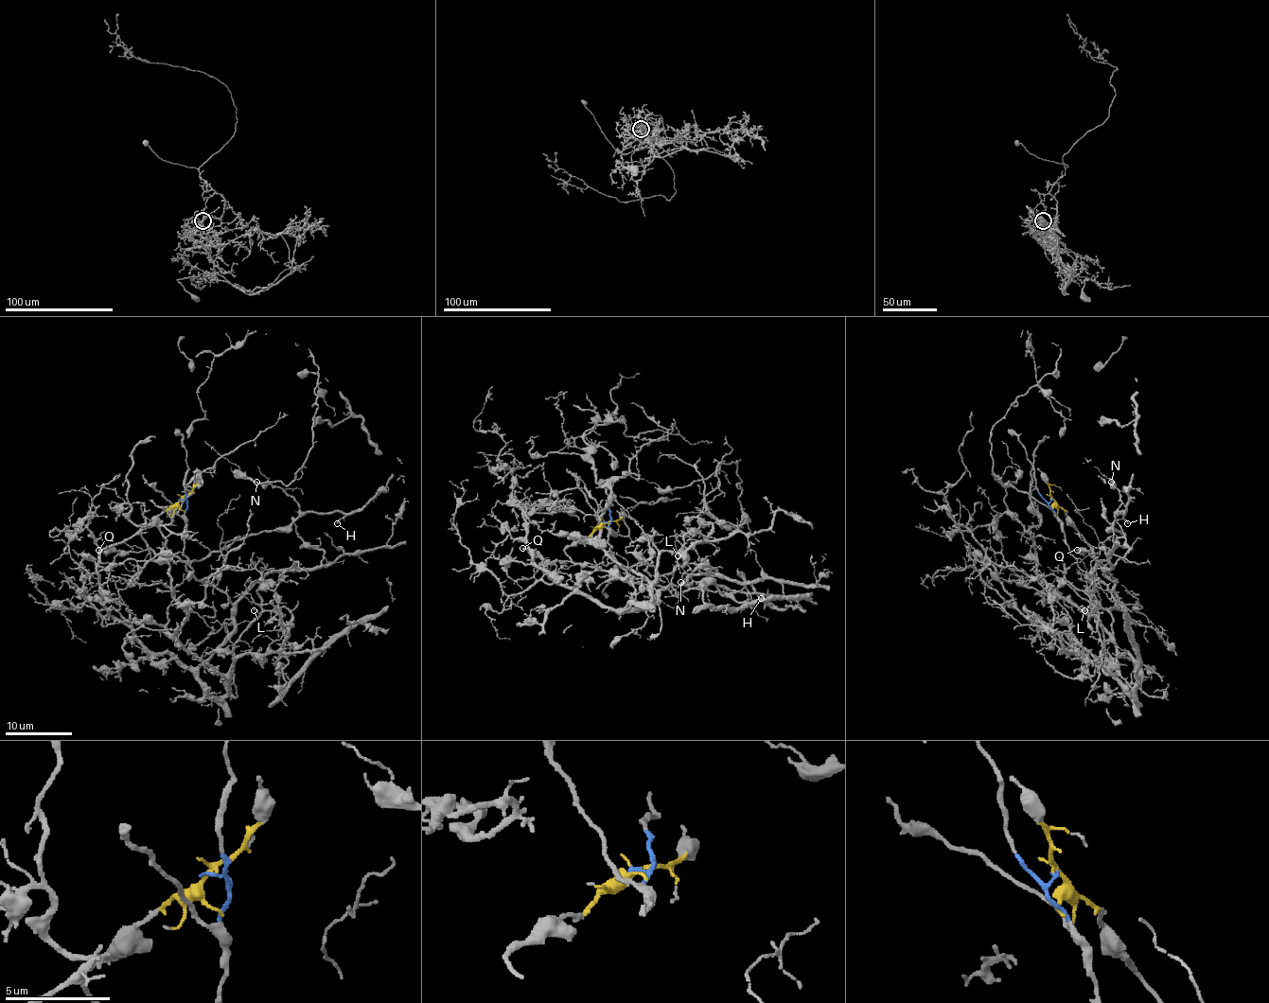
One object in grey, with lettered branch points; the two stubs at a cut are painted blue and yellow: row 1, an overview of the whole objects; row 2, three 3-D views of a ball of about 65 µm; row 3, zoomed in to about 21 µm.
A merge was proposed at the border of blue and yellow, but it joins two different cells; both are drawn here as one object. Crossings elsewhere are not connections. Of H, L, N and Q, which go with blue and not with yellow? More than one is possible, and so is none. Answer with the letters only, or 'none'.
L

